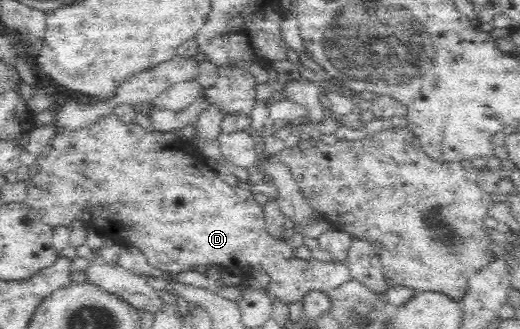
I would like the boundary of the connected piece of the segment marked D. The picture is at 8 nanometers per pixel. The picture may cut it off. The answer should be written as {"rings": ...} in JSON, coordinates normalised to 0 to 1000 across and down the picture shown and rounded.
{"rings":[[[221,347],[210,350],[206,359],[194,362],[183,380],[160,392],[148,404],[112,404],[100,416],[96,432],[81,453],[73,471],[73,486],[63,508],[62,544],[50,553],[46,629],[65,669],[75,669],[85,681],[96,684],[100,693],[113,687],[137,690],[142,672],[152,678],[171,678],[179,684],[181,702],[190,717],[206,726],[206,736],[217,739],[229,751],[252,751],[263,757],[275,778],[281,781],[287,805],[308,818],[327,833],[342,833],[352,824],[375,821],[383,805],[398,805],[423,799],[433,812],[442,812],[440,821],[463,827],[469,815],[479,812],[481,830],[488,833],[488,845],[496,854],[500,824],[510,824],[513,848],[512,860],[517,903],[529,915],[571,918],[587,903],[590,884],[598,878],[644,878],[667,854],[675,854],[677,842],[667,796],[662,793],[615,793],[604,784],[594,790],[575,787],[565,778],[565,763],[544,736],[531,736],[531,729],[513,705],[510,693],[510,644],[502,623],[494,620],[487,587],[475,587],[471,574],[460,568],[444,568],[437,562],[433,544],[427,544],[410,498],[396,480],[385,471],[371,426],[354,426],[344,416],[344,395],[331,395],[329,401],[310,401],[306,395],[287,398],[279,386],[271,386],[262,371],[237,374]]]}

